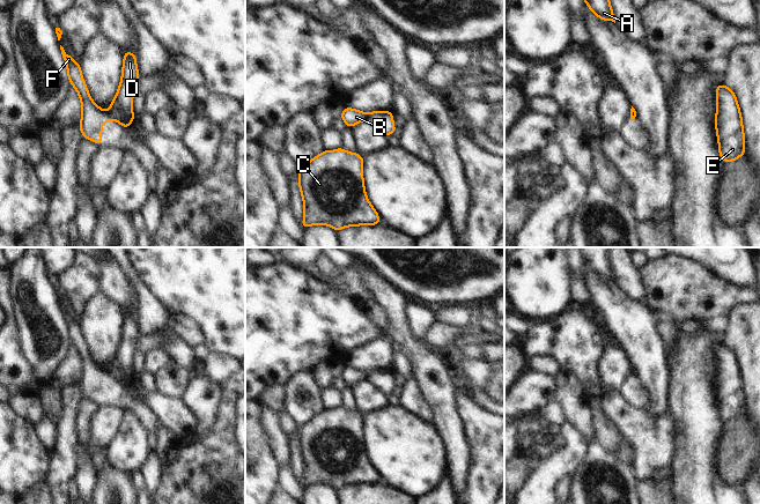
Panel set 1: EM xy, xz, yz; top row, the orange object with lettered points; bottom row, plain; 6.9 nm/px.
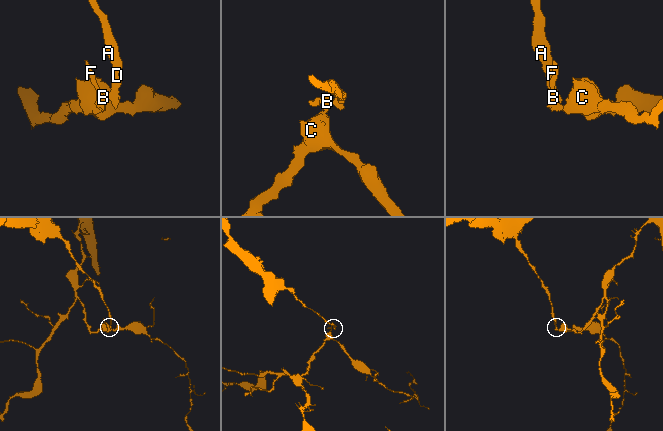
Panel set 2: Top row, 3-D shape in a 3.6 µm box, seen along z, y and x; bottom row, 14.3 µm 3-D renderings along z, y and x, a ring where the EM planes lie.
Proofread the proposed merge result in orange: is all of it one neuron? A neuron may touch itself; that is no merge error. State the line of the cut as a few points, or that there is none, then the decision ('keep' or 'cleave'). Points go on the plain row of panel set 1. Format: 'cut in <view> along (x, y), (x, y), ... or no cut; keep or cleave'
cut in xy along (107, 371), (112, 377); cleave

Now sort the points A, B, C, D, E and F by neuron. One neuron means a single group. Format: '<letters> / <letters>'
A D / B C E F

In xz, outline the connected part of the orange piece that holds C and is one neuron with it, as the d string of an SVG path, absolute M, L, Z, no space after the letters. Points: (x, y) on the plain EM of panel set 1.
M341 406L324 409L298 428L305 487L325 483L339 490L345 486L375 484L381 477L370 464L363 444L363 416Z

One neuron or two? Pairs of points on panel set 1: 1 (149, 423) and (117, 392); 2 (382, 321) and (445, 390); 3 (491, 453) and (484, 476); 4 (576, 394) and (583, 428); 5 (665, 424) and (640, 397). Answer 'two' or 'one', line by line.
1: one
2: two
3: one
4: one
5: two

